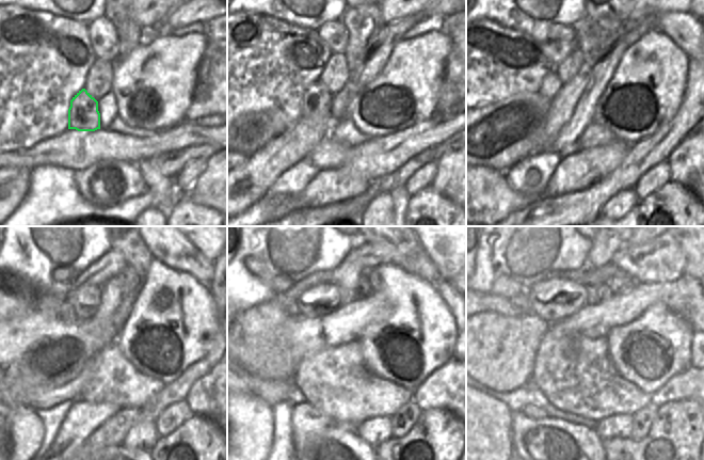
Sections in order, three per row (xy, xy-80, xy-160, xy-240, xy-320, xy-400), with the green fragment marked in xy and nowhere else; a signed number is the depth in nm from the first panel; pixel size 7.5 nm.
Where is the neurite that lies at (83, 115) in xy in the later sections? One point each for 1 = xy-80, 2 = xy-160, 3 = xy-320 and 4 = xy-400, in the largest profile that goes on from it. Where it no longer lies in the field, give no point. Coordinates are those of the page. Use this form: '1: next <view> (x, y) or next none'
1: next xy-80 (316, 104)
2: next xy-160 (550, 84)
3: next xy-320 (288, 304)
4: next xy-400 (517, 305)

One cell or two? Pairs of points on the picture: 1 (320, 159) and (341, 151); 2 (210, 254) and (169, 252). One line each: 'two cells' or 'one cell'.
1: one cell
2: two cells

